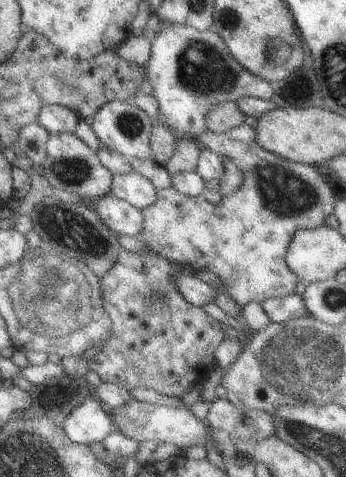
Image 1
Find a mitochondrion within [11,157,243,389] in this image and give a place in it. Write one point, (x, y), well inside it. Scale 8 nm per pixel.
(66, 226)

